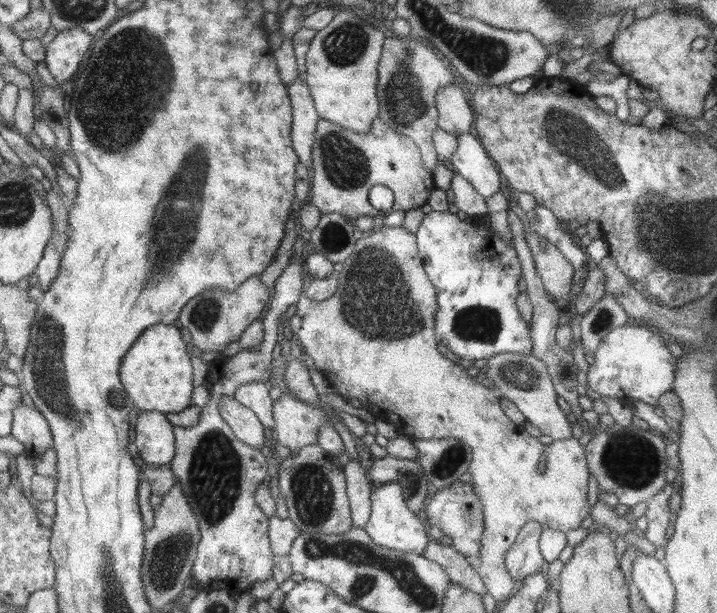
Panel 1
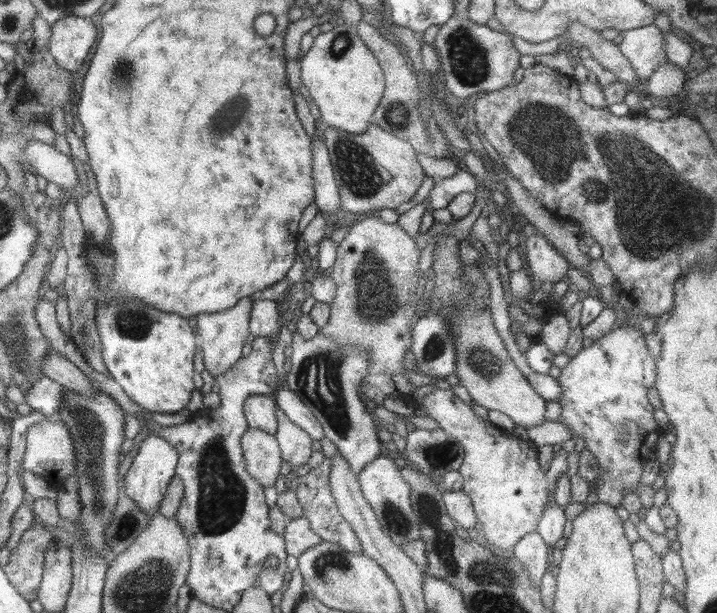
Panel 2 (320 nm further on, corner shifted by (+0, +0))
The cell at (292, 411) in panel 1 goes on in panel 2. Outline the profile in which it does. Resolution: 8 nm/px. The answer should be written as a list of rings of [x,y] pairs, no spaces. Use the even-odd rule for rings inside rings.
[[[277,407],[275,413],[277,418],[275,437],[283,460],[291,464],[294,473],[300,466],[308,462],[313,453],[313,438],[299,426],[296,426],[280,407]]]

